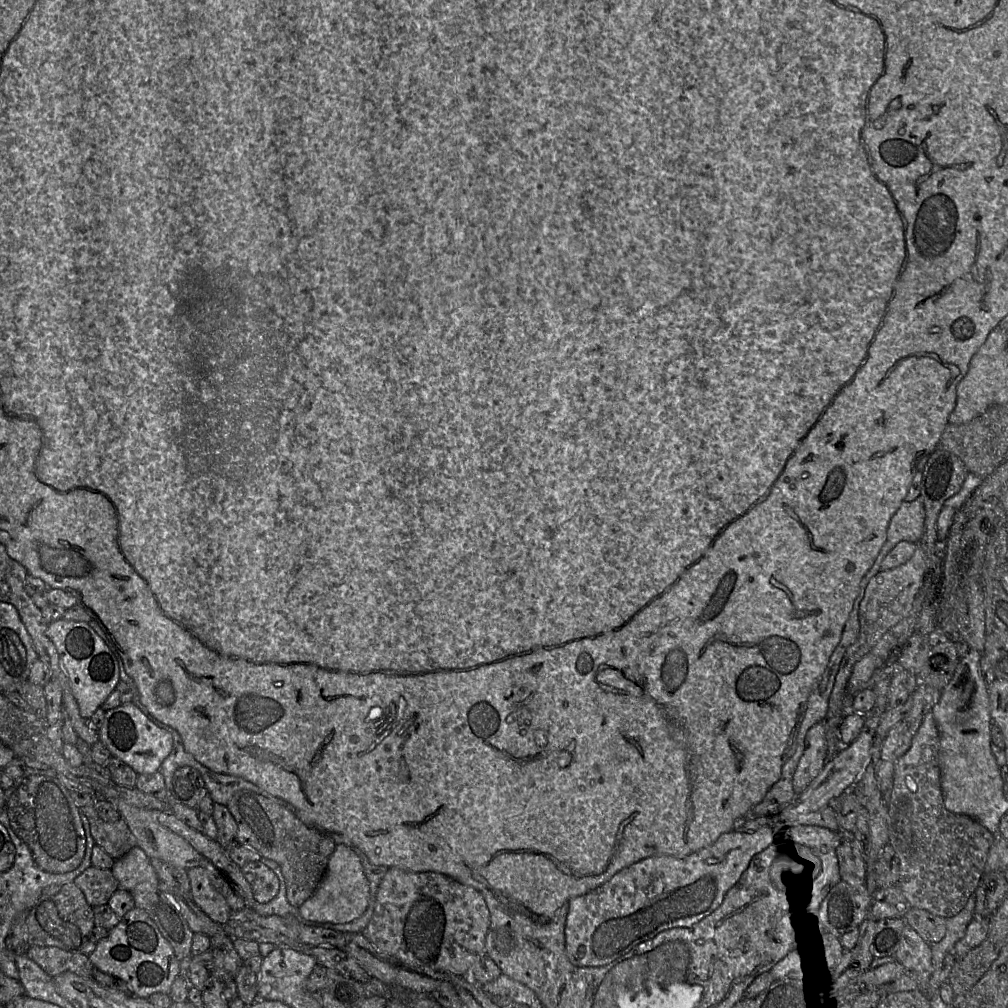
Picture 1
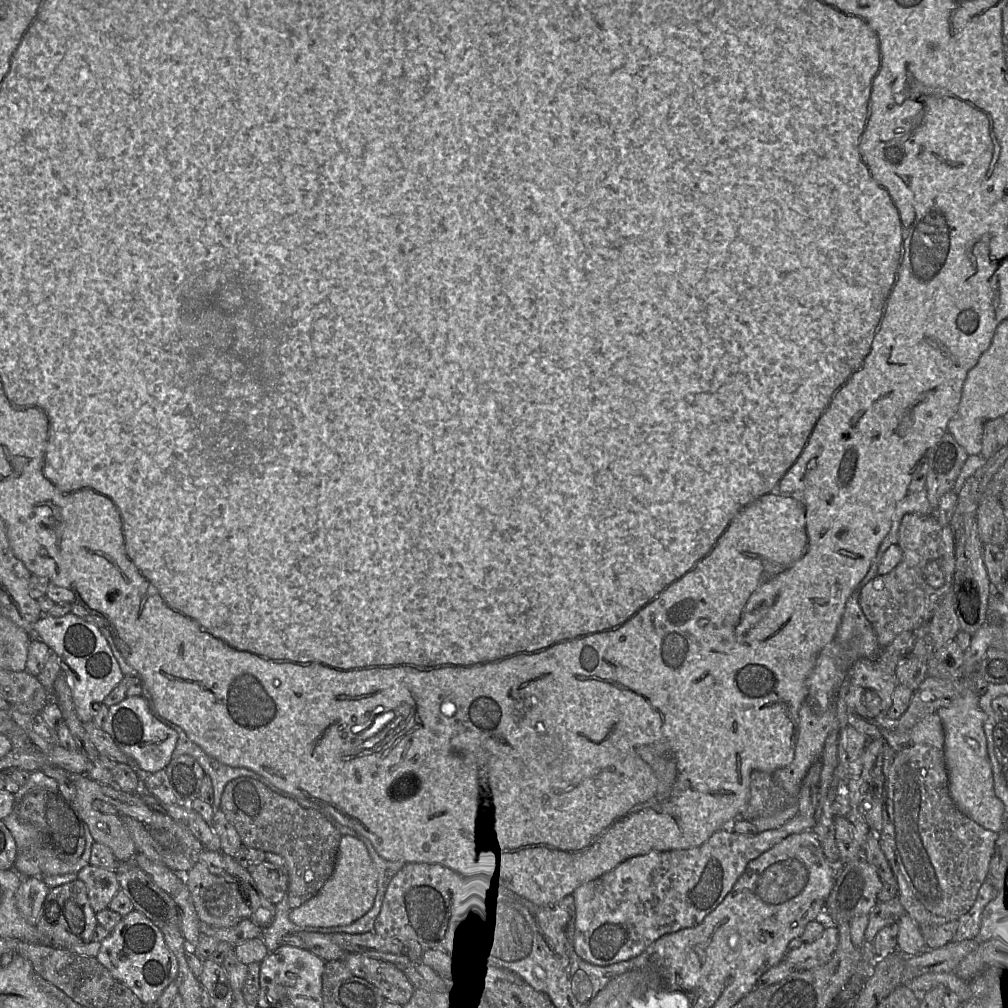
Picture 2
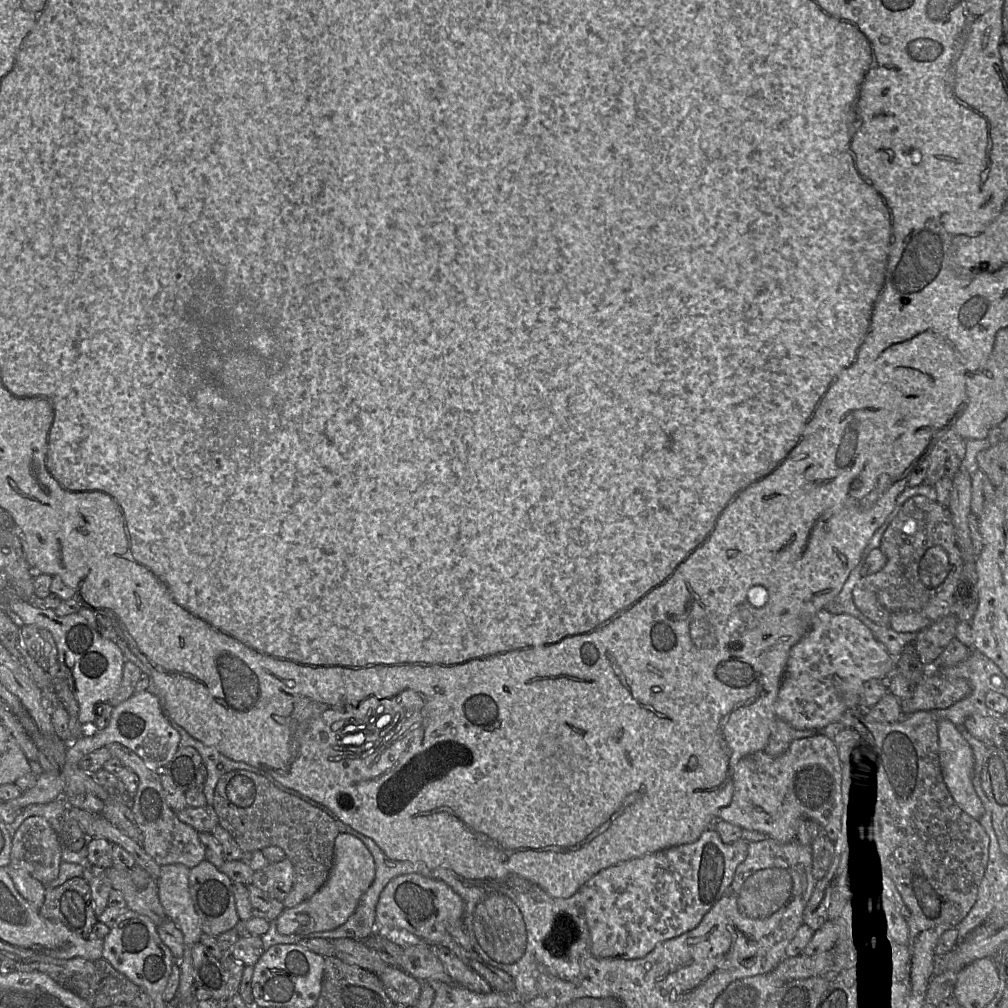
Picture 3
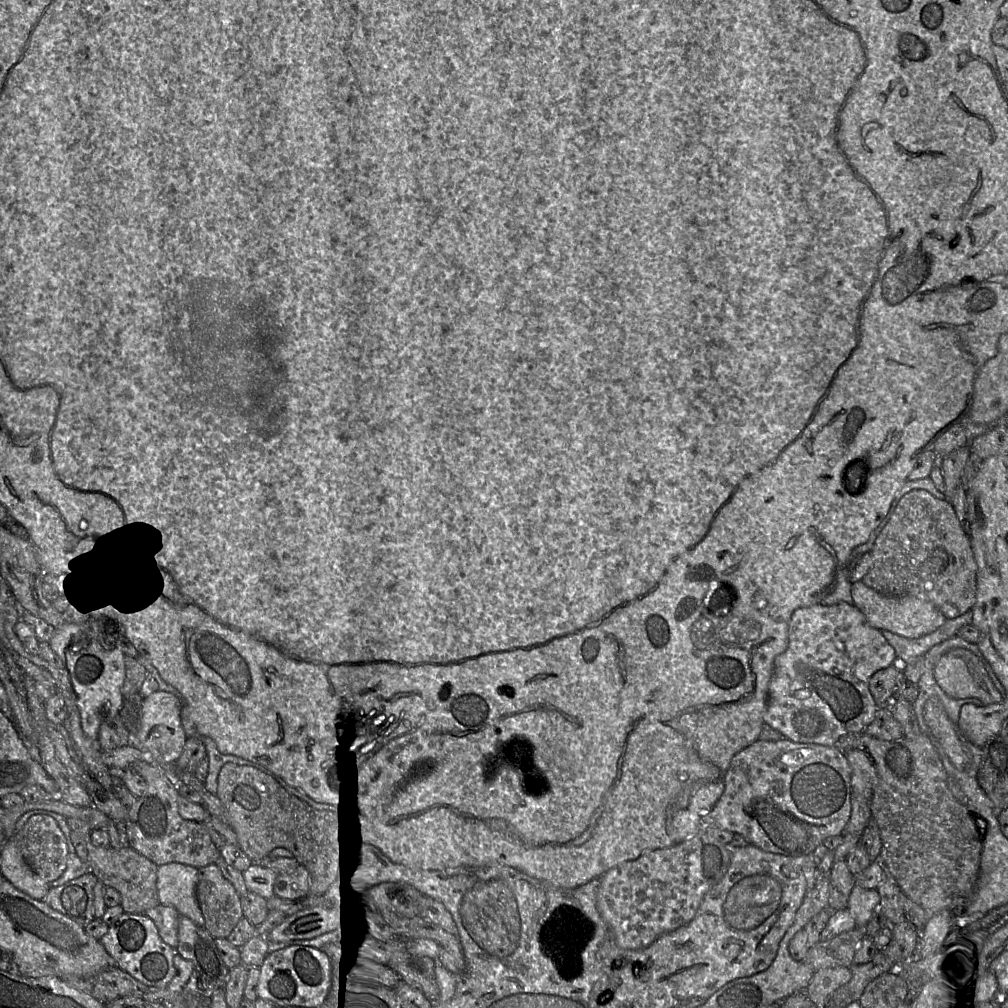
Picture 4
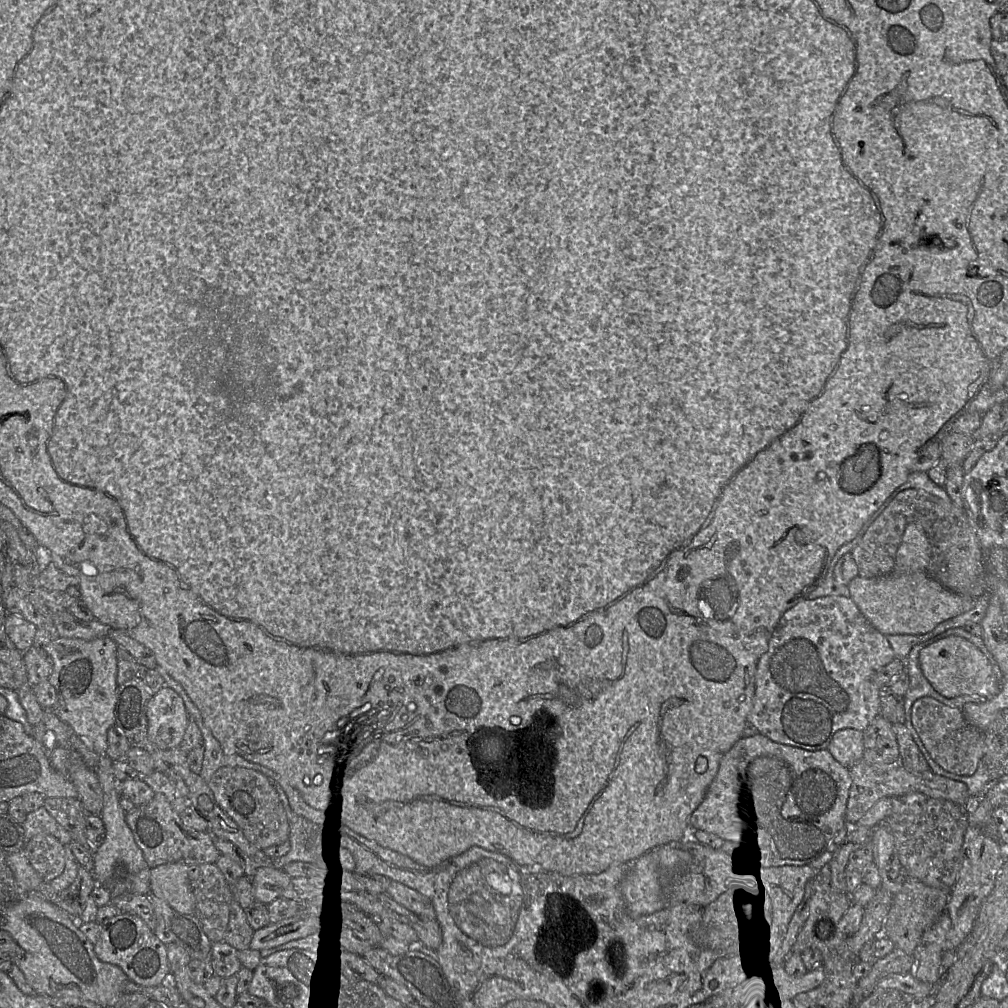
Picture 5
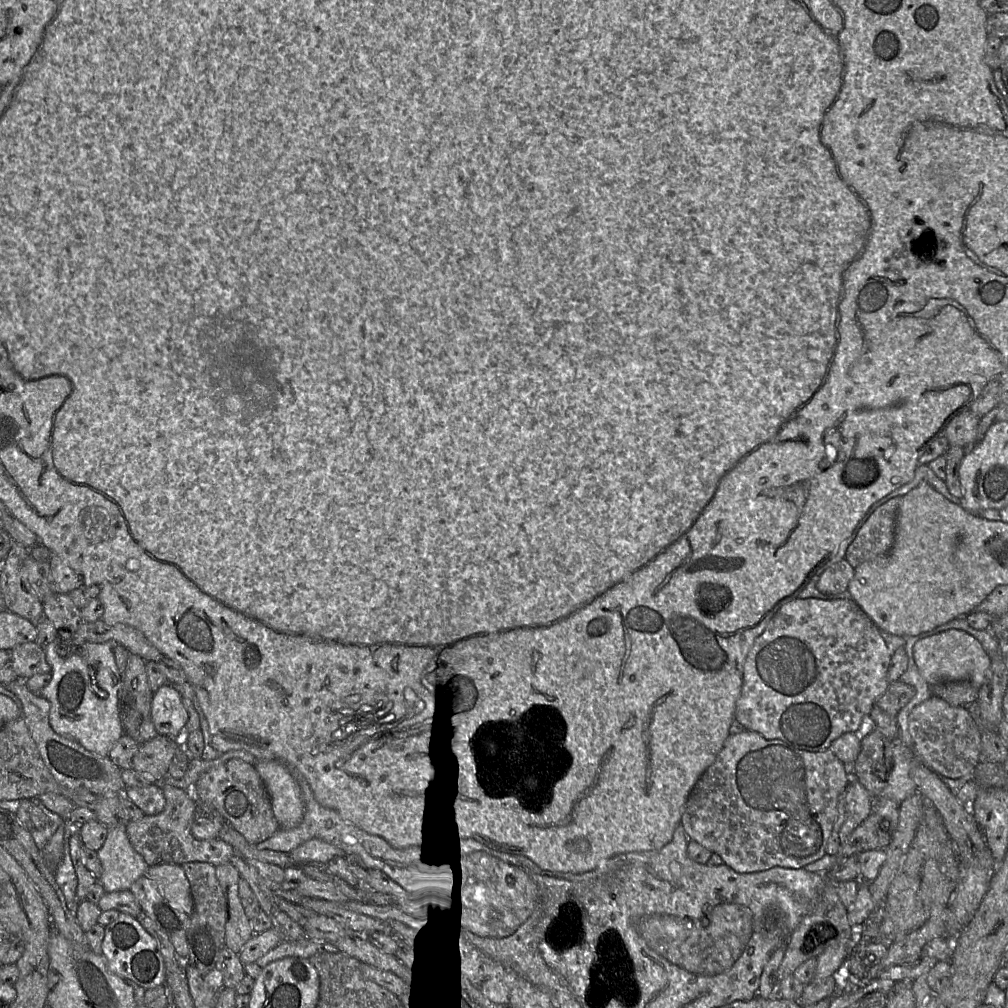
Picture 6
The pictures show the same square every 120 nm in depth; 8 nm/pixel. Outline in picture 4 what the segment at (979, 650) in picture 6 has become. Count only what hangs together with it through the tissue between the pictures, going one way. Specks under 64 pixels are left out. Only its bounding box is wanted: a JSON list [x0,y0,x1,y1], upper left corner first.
[933,648,1003,705]

